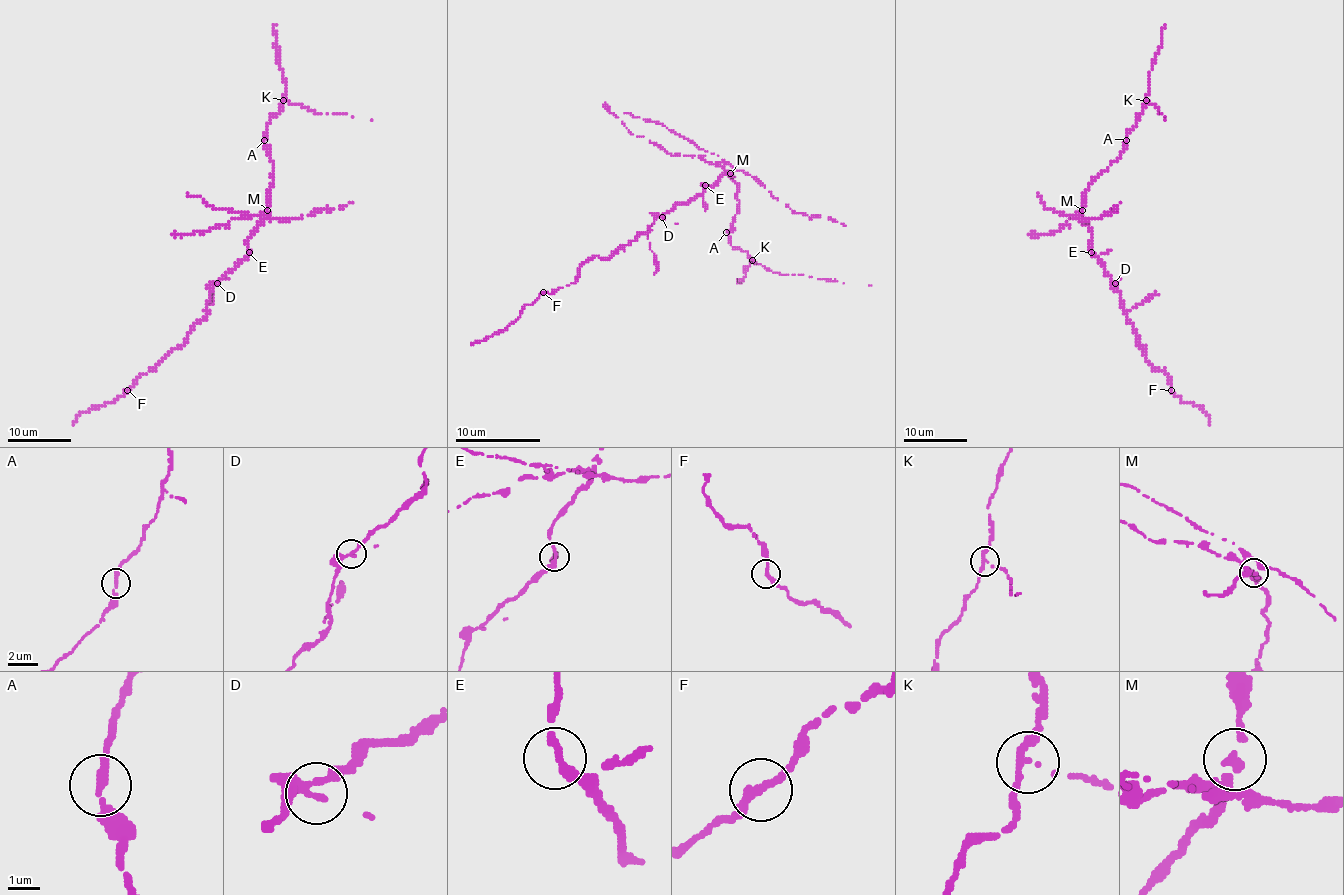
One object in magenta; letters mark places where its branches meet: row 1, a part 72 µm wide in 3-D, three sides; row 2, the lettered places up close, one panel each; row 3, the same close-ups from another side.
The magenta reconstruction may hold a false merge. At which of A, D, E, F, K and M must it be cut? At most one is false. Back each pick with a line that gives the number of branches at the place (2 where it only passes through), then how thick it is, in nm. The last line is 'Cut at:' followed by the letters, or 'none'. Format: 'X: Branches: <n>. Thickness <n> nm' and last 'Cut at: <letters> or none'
M: Branches: 2. Thickness 240 nm
Cut at: M

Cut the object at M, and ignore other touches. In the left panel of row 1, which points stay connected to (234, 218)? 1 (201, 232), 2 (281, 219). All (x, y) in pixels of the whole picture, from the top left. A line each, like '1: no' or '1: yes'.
1: yes
2: no

